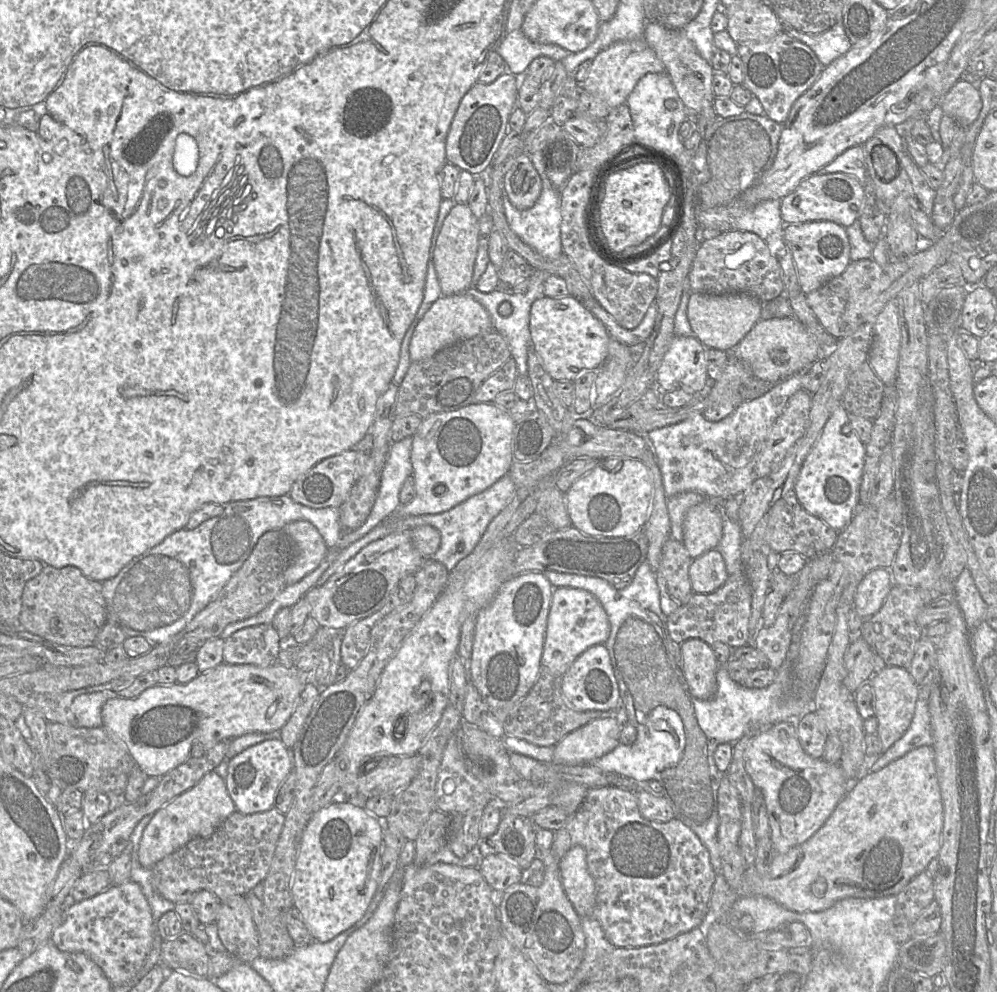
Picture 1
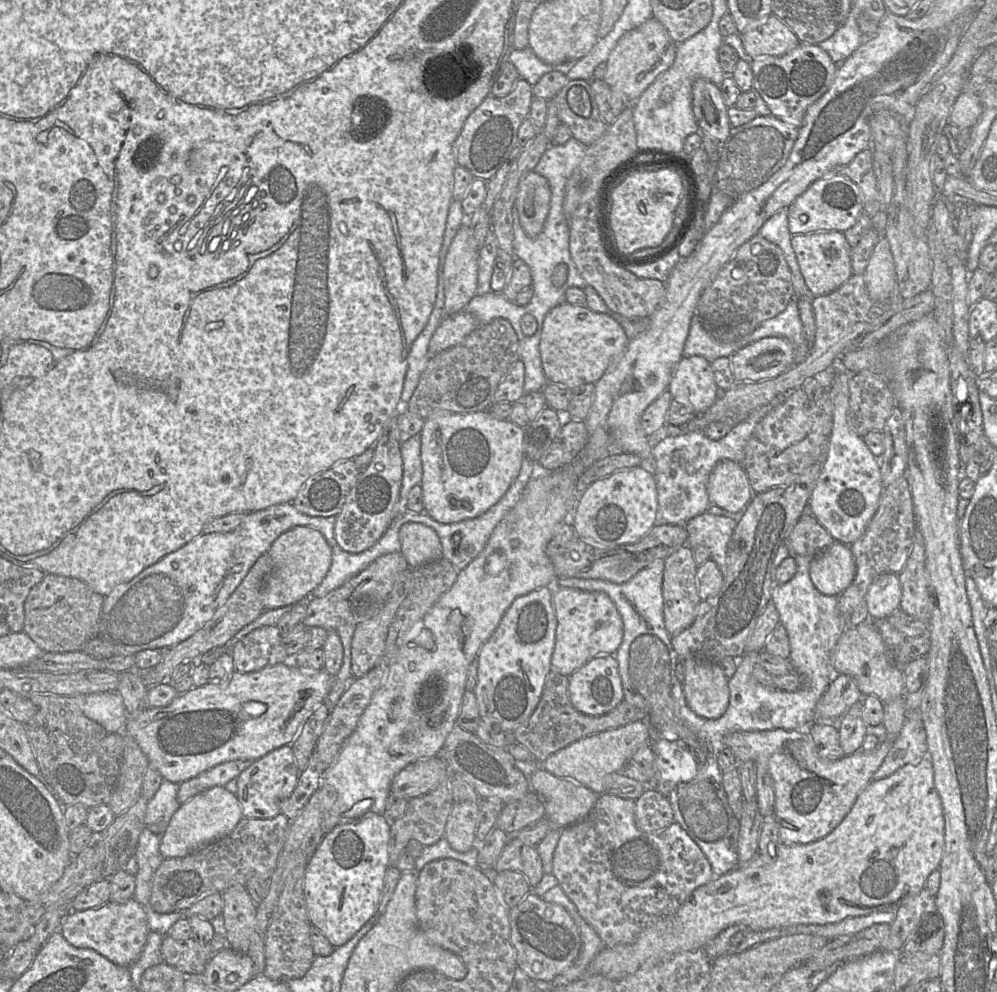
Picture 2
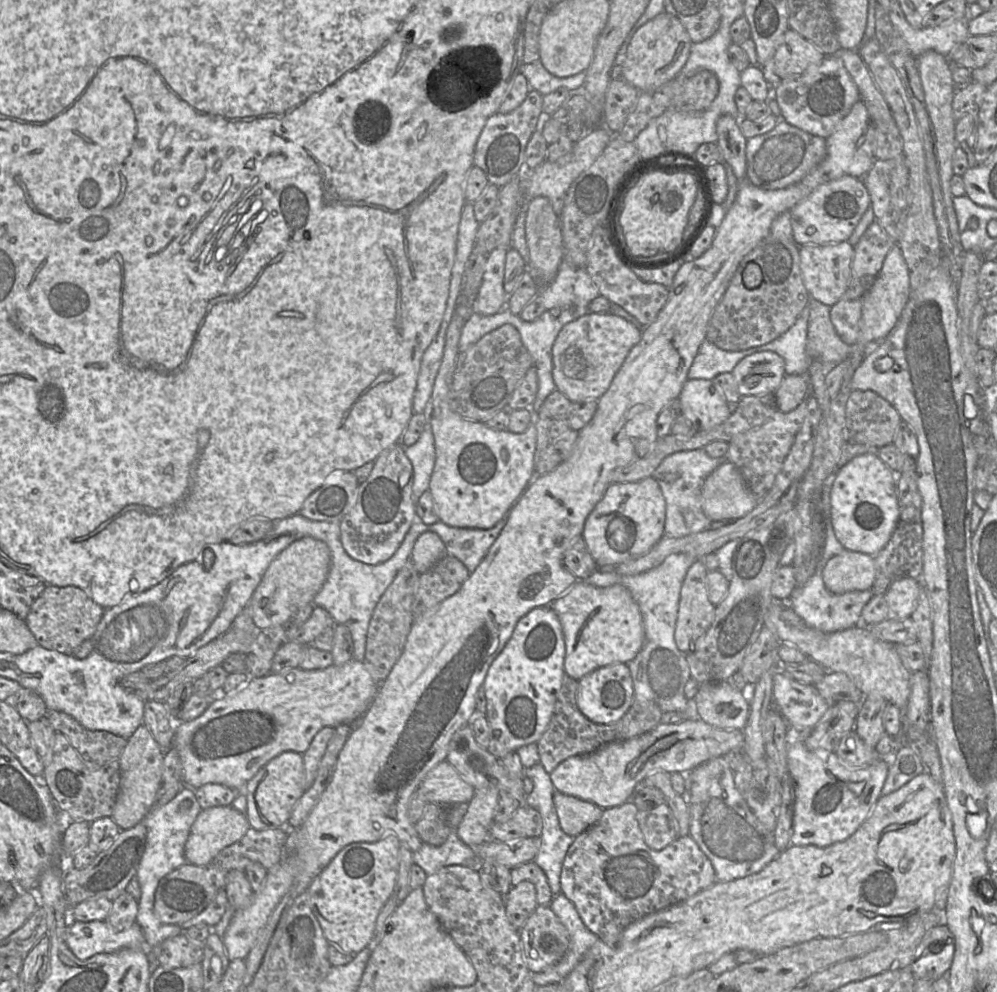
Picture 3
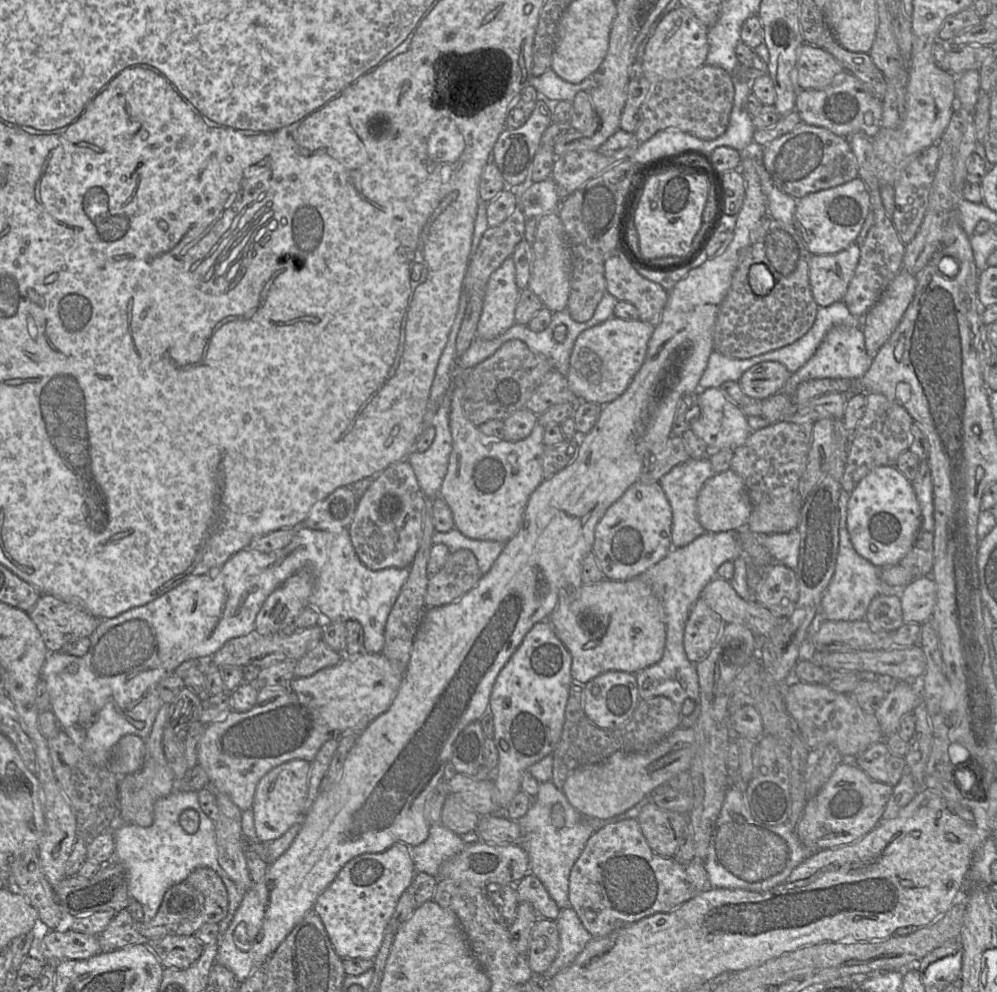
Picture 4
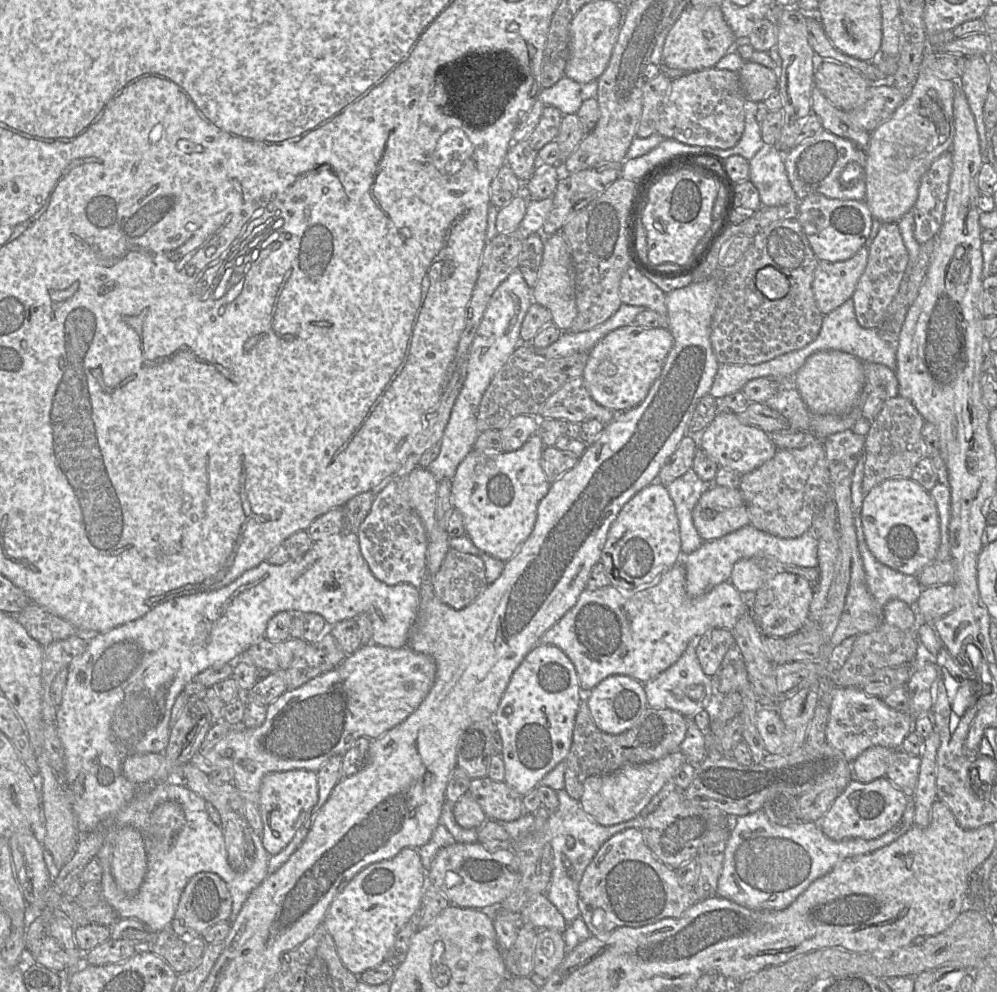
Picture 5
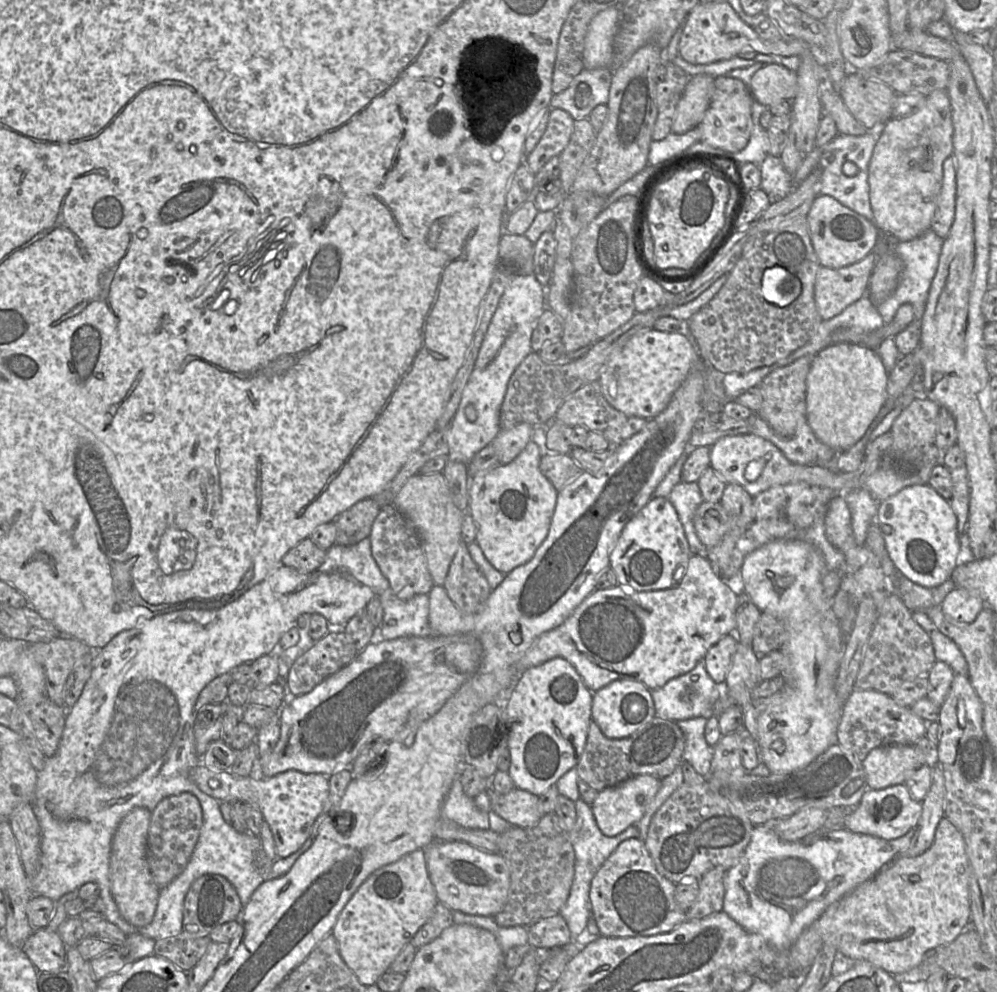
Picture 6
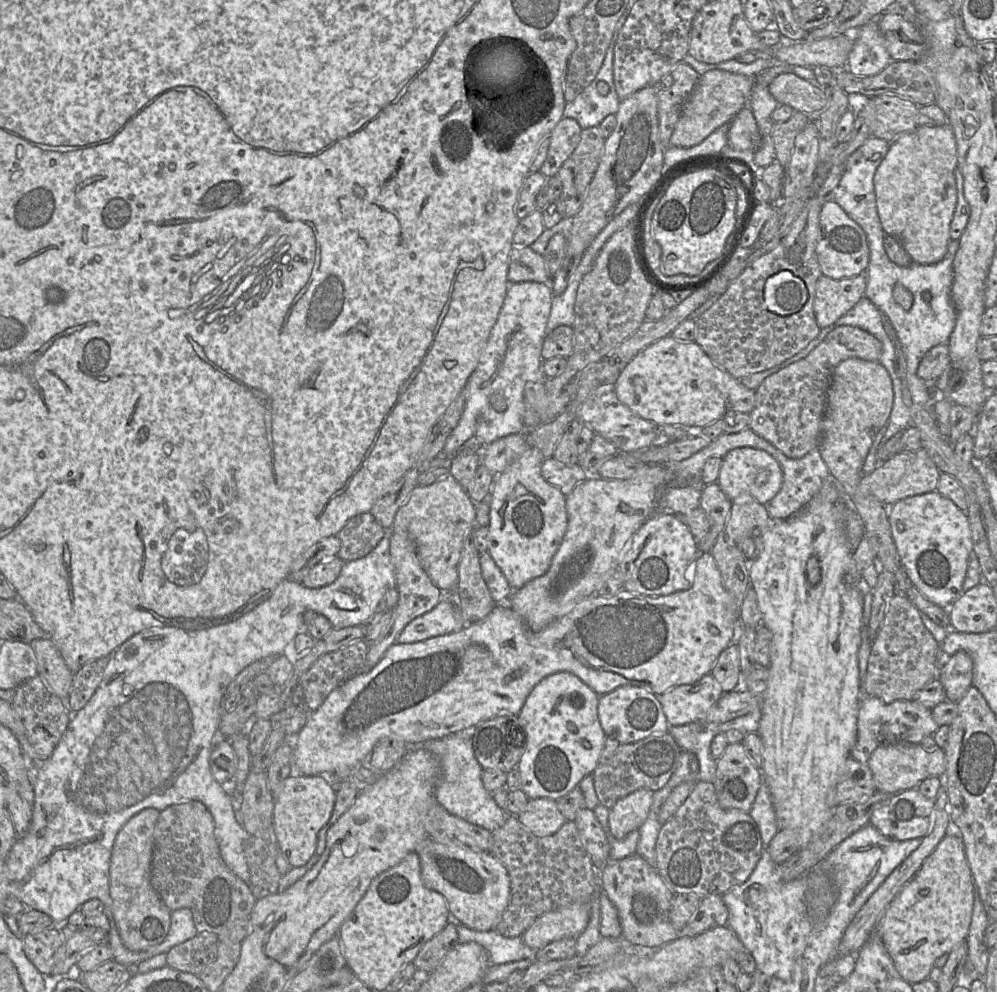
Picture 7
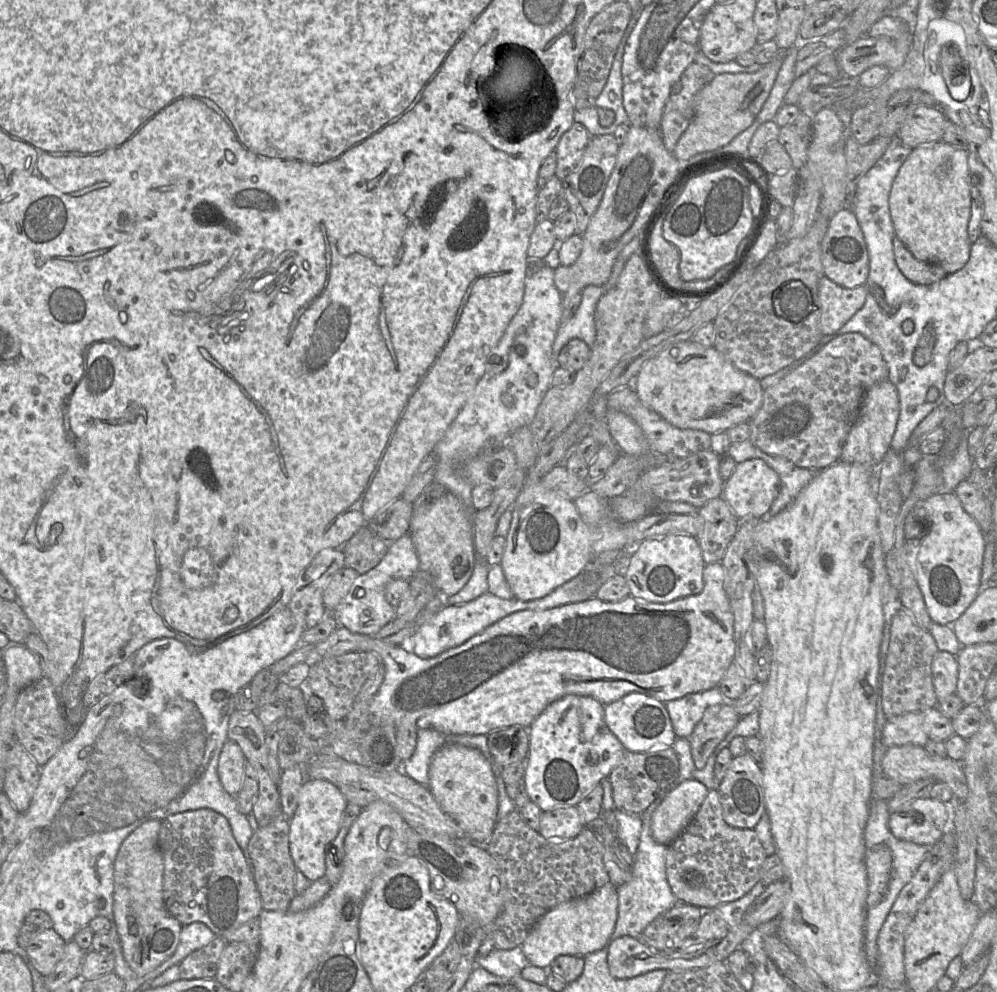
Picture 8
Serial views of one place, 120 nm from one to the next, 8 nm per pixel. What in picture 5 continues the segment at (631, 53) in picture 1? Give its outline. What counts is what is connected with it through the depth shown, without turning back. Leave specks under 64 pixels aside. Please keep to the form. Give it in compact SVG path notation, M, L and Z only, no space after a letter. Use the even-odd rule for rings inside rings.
M688 5L668 32L663 45L661 63L685 72L714 67L734 50L736 37L726 22L720 7Z

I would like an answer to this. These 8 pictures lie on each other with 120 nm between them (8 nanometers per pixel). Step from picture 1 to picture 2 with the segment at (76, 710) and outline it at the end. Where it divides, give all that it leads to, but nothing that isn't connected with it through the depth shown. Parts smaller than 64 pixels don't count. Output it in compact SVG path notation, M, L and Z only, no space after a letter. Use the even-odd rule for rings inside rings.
M116 690L79 694L76 703L86 717L100 724L108 733L124 733L130 714Z

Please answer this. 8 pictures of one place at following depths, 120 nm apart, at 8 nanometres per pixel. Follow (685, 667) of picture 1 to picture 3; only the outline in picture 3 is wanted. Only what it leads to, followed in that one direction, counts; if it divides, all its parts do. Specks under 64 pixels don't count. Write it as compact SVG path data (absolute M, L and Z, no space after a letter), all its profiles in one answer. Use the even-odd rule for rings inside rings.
M729 681L698 684L693 703L698 718L717 728L743 730L750 703Z

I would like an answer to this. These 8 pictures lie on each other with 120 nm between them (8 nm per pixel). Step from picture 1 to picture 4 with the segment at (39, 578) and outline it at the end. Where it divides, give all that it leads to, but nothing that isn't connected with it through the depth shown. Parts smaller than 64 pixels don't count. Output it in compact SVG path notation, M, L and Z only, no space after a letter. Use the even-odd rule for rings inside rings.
M41 594L27 614L49 652L59 652L69 642L89 638L101 621L80 605L50 594Z

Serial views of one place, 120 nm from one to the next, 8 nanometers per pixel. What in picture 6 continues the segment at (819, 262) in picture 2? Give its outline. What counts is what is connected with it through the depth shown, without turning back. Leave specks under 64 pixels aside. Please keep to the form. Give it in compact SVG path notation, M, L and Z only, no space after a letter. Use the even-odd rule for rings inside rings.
M867 254L860 261L838 269L820 266L814 287L814 300L823 321L867 296L869 278L877 255Z

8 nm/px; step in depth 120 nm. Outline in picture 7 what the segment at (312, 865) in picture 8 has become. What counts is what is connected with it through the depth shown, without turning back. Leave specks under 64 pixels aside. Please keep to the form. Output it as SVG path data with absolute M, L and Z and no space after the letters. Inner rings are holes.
M290 775L283 782L281 788L279 788L279 791L274 792L274 811L273 811L272 827L277 839L279 851L284 855L284 857L292 867L305 866L315 854L317 840L318 840L318 833L321 830L321 828L324 827L328 823L329 819L331 818L334 804L335 804L335 799L336 799L336 787L333 785L333 781L331 780L331 777L321 776L321 775L300 775L300 776Z

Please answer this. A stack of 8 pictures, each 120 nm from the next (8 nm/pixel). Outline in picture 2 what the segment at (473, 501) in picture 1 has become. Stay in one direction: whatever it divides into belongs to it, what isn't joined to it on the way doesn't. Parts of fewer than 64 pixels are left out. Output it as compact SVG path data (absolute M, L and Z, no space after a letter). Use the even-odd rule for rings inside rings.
M525 457L517 478L510 485L507 492L495 505L480 516L455 523L441 523L429 516L428 521L421 522L437 533L442 545L442 558L452 563L459 571L475 559L485 548L495 527L513 509L527 484L536 474L536 464Z

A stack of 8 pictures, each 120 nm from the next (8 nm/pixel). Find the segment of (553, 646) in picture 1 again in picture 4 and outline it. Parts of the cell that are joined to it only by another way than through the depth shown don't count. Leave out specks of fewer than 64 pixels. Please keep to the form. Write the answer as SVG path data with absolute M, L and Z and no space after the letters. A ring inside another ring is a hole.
M604 578L594 584L583 584L571 602L560 602L556 606L548 621L571 656L572 683L587 684L611 670L635 674L657 663L663 656L666 642L664 610L659 598L642 578L625 581Z

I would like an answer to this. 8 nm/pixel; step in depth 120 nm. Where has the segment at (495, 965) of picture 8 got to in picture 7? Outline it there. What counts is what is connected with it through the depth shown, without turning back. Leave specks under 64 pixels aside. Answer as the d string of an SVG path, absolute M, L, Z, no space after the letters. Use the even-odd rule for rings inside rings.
M465 925L456 926L459 943L475 942L488 953L491 965L501 965L523 959L534 959L534 951L528 947L522 936L505 937L495 929L476 931Z

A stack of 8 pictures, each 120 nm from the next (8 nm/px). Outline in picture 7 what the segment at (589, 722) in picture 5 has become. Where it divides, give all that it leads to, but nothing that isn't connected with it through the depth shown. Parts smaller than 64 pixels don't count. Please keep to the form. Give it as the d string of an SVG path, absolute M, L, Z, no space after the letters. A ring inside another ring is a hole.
M669 731L653 733L630 744L606 737L596 767L590 774L599 804L611 808L619 799L638 789L652 792L661 789L678 767L680 751Z

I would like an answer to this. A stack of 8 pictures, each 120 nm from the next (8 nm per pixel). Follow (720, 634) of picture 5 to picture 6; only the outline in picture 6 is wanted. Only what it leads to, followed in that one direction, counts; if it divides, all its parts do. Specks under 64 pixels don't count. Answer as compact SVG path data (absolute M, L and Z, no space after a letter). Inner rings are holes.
M732 634L723 636L712 645L703 658L704 666L711 679L717 684L725 682L738 641Z

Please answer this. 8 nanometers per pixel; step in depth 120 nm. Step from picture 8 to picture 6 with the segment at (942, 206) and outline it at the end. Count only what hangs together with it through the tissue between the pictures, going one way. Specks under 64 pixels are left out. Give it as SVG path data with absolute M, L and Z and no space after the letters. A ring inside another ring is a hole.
M946 89L928 94L924 106L916 113L892 118L881 127L868 167L870 204L875 225L881 232L902 242L913 240L930 229L942 188L943 163L953 154L953 134L951 104Z

